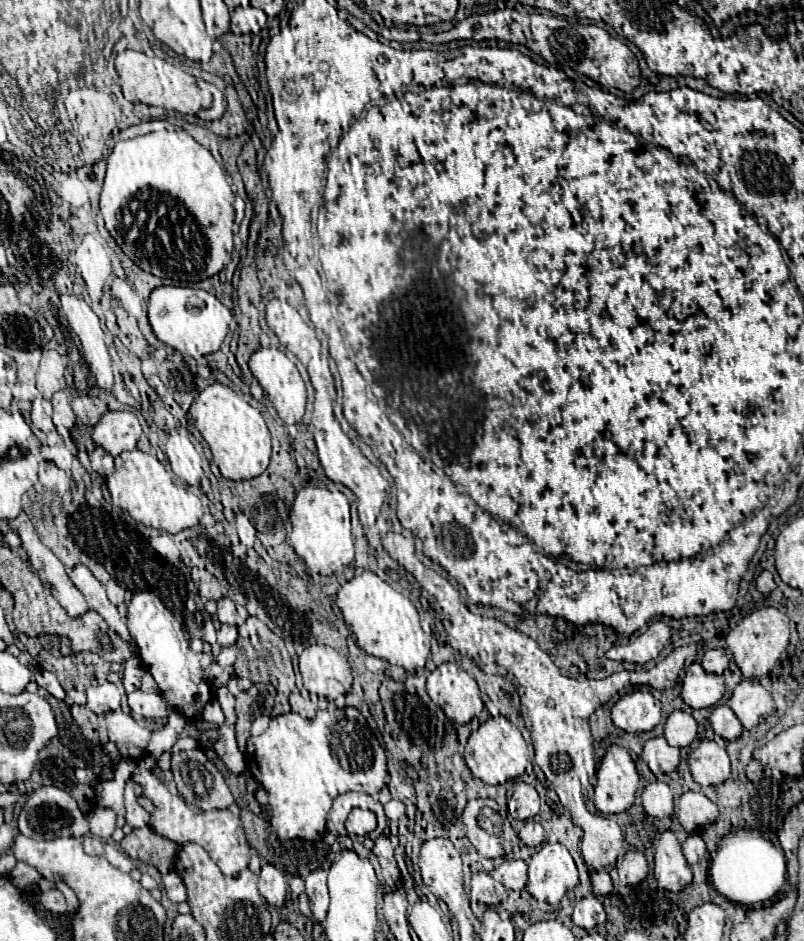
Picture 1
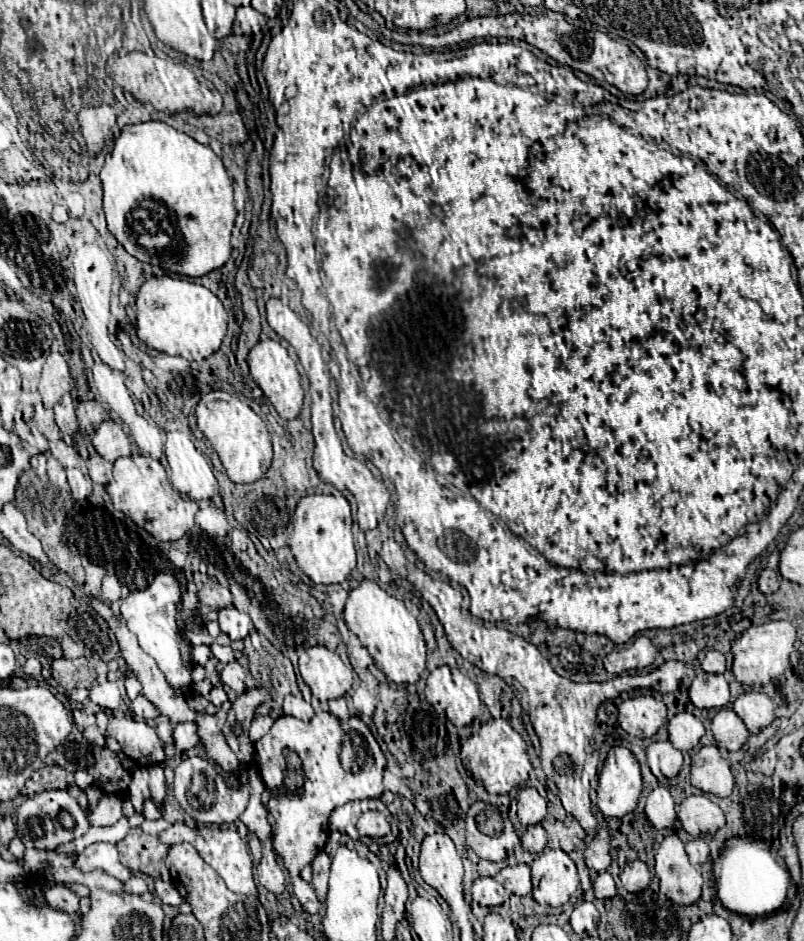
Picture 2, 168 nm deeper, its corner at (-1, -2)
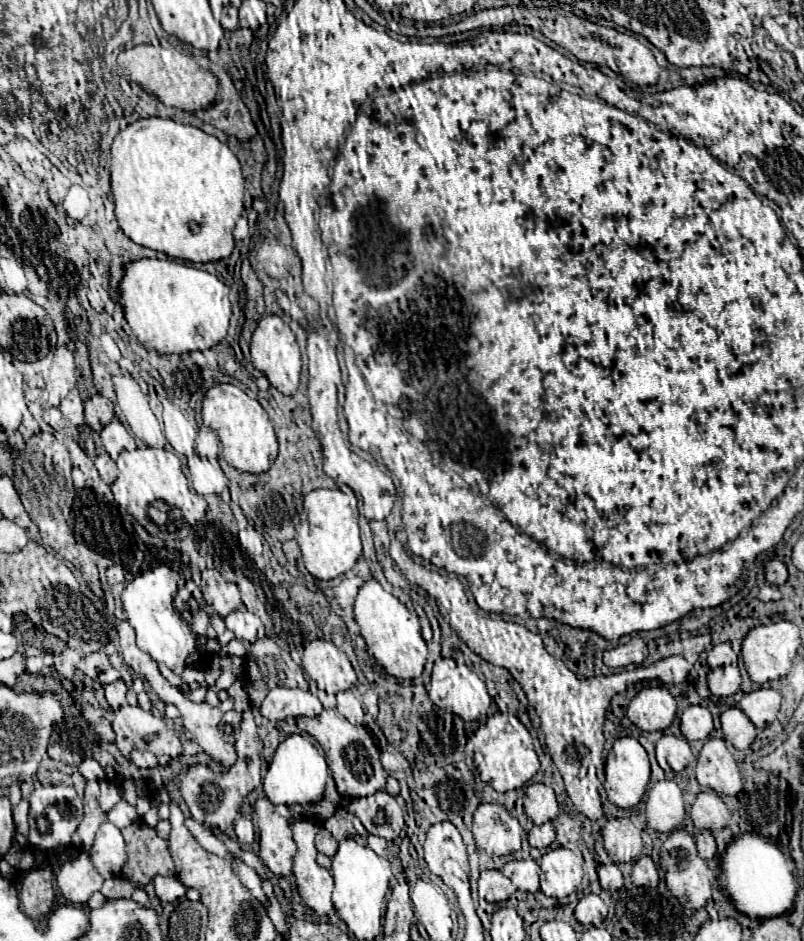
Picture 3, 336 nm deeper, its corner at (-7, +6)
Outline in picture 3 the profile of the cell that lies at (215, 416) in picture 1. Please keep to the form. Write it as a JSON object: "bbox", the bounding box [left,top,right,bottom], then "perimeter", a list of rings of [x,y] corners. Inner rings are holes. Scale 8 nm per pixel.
{"bbox":[202,384,278,474],"perimeter":[[[218,384],[212,386],[204,394],[202,402],[202,422],[218,432],[222,442],[224,460],[240,472],[260,474],[272,466],[278,454],[278,440],[274,434],[274,426],[268,420],[266,410],[258,404],[258,400],[250,398],[244,390],[234,384]]]}

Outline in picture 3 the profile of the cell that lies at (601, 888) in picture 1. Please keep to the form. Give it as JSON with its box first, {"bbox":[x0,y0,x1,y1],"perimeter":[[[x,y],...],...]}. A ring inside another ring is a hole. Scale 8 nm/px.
{"bbox":[598,864,622,892],"perimeter":[[[604,864],[600,866],[598,870],[598,876],[600,876],[600,886],[602,890],[608,890],[608,892],[616,892],[618,888],[622,888],[622,872],[616,864]]]}

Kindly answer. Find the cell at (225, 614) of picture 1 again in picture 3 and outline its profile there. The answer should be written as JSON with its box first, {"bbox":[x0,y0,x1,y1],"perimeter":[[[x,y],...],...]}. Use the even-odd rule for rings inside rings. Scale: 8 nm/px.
{"bbox":[226,608,260,642],"perimeter":[[[238,608],[230,612],[226,618],[226,628],[236,634],[238,640],[242,642],[254,642],[258,638],[258,628],[260,628],[260,618],[248,612],[246,608]]]}

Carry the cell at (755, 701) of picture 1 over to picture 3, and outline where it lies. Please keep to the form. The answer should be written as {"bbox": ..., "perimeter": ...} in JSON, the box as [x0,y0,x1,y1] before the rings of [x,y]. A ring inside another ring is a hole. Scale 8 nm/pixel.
{"bbox":[738,688,780,728],"perimeter":[[[760,688],[750,694],[744,694],[738,702],[740,710],[752,720],[756,728],[766,728],[772,724],[780,710],[780,694],[770,688]]]}

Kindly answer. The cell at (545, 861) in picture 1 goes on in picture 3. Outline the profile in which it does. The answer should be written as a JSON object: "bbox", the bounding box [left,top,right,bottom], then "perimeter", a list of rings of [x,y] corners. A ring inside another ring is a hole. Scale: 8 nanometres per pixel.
{"bbox":[540,848,584,898],"perimeter":[[[556,848],[542,854],[540,868],[540,890],[552,898],[570,896],[580,886],[584,876],[580,856],[568,848]]]}

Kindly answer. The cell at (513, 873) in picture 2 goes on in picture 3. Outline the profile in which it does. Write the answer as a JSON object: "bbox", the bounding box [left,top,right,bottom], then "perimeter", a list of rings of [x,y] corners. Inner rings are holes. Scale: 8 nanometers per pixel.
{"bbox":[502,860,540,892],"perimeter":[[[512,860],[506,862],[502,868],[502,874],[512,880],[512,884],[518,890],[524,892],[536,892],[540,888],[540,866],[534,860]]]}

